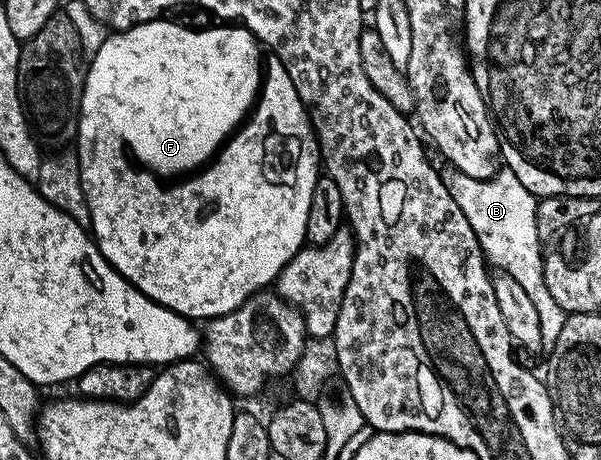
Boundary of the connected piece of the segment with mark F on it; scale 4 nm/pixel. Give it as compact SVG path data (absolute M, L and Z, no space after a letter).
M167 20L142 22L128 30L112 33L112 38L100 44L92 62L90 59L79 113L79 179L89 204L89 230L107 263L157 304L185 318L210 320L233 312L246 298L270 287L267 285L278 279L285 264L289 264L295 253L303 249L307 242L309 204L313 200L313 188L321 177L319 140L315 137L315 127L311 125L311 115L301 96L297 96L297 88L293 88L293 80L289 80L289 72L285 72L279 59L270 59L263 87L259 90L260 47L250 30L237 24L190 30L179 22L163 21Z

